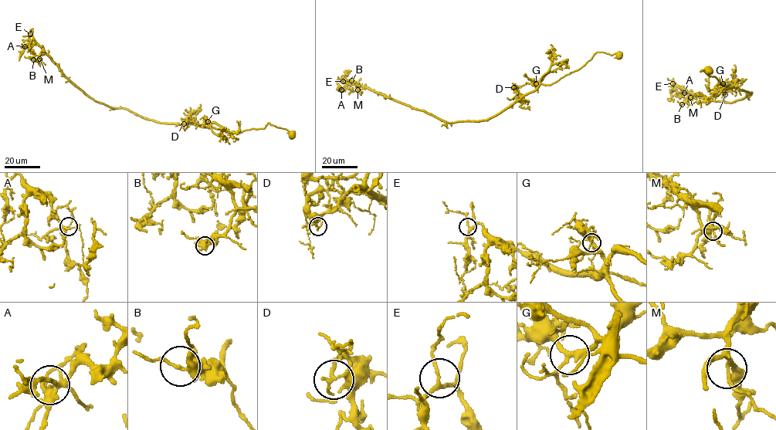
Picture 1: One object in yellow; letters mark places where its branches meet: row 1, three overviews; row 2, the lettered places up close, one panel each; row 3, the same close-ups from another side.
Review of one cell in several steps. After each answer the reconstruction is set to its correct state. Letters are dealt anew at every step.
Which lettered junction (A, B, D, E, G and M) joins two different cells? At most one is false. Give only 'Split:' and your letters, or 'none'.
Split: D

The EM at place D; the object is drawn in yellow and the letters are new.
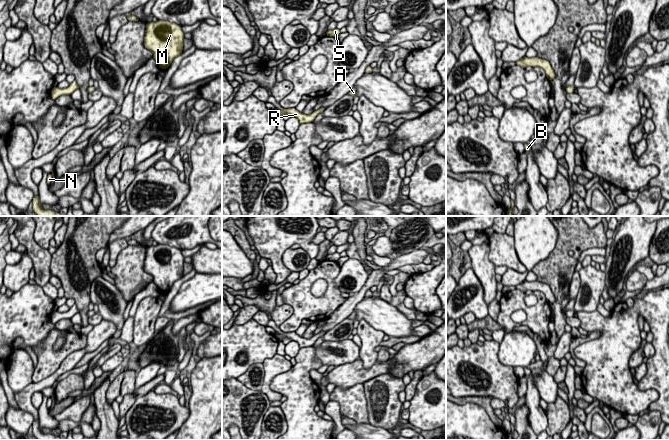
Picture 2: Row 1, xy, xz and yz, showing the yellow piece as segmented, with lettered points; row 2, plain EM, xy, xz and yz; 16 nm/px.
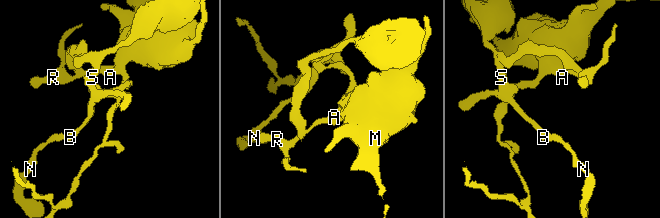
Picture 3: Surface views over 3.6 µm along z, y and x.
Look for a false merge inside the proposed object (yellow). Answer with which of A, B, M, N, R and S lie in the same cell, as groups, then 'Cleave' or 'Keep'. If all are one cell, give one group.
Groups: A M / B N R S. Cleave

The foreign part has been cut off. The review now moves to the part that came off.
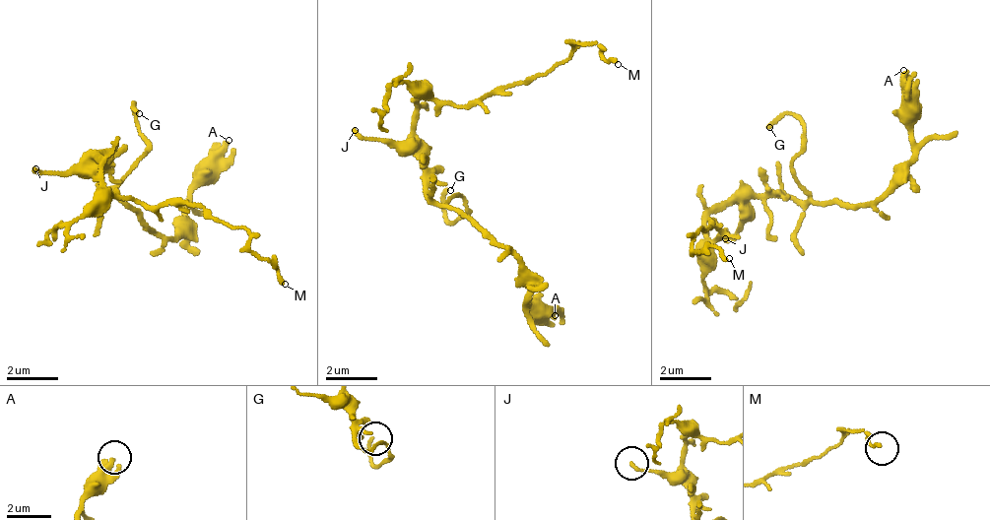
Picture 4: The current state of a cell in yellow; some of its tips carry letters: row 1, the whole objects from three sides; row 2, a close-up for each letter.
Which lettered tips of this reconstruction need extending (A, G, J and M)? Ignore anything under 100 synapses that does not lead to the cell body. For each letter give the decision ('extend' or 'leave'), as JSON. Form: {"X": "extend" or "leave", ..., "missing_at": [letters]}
{"A": "extend", "G": "leave", "J": "leave", "M": "leave", "missing_at": ["A"]}

